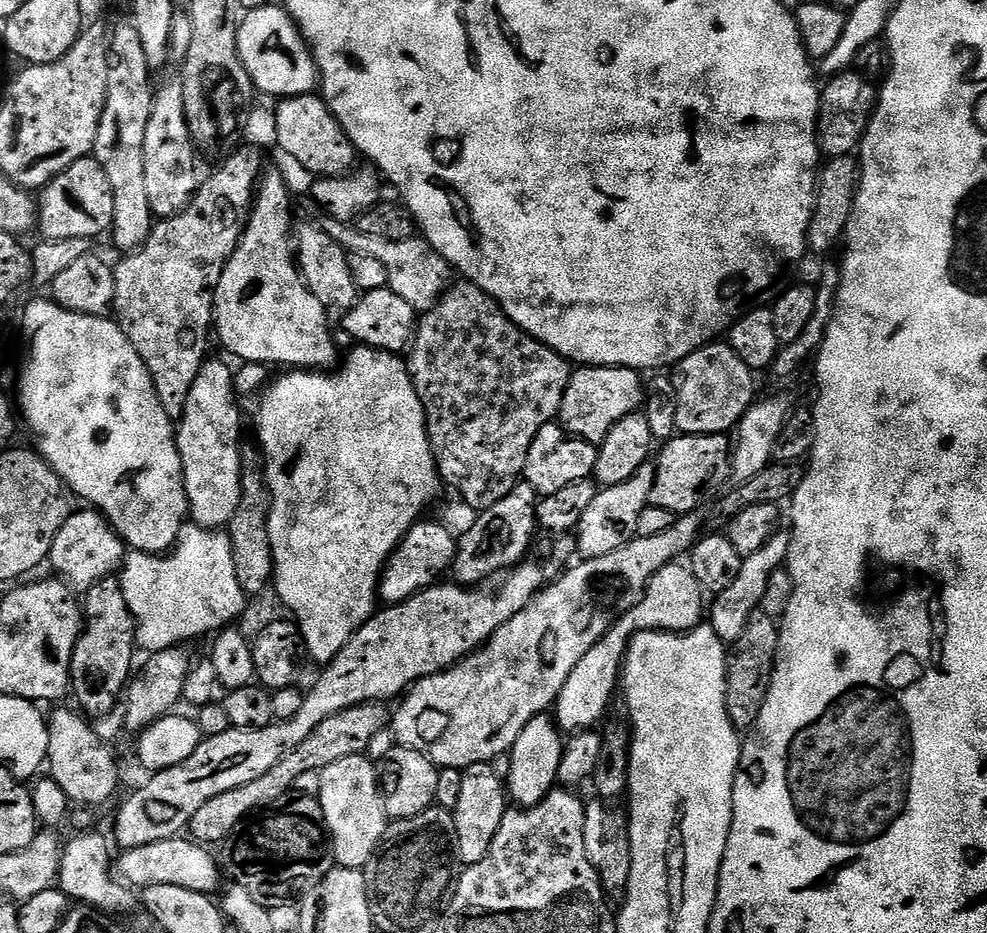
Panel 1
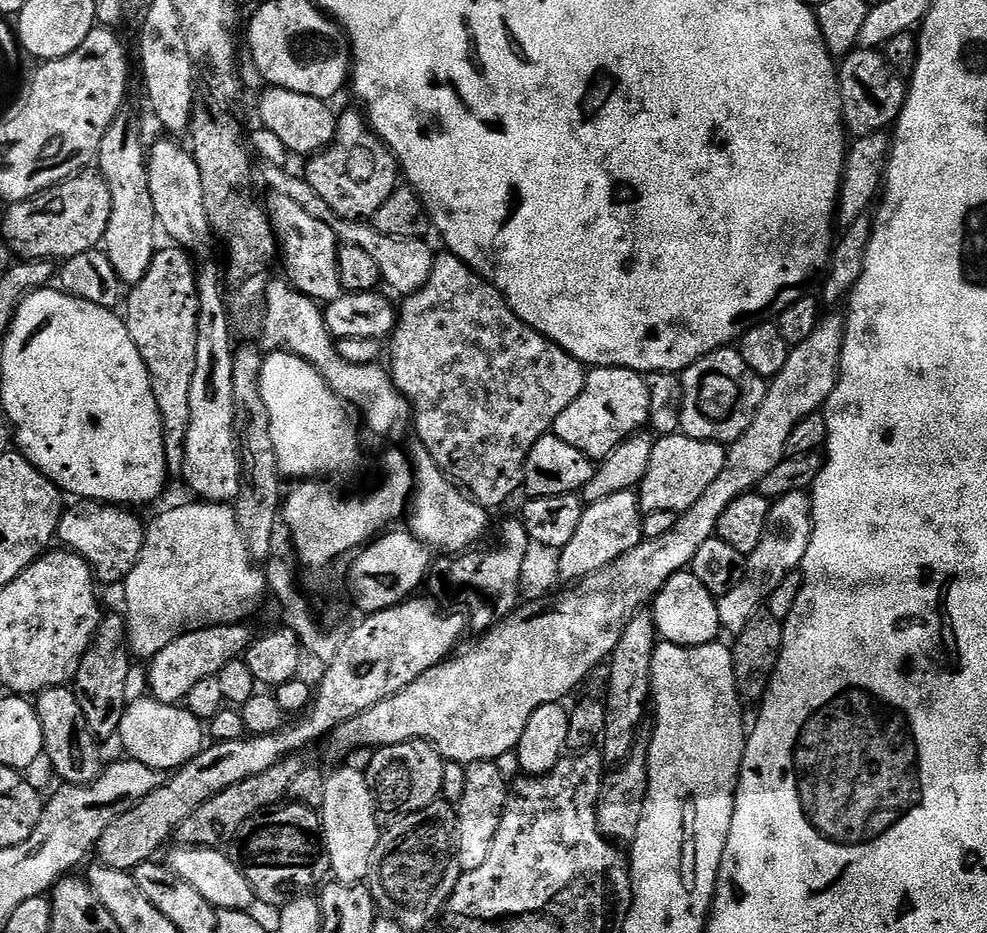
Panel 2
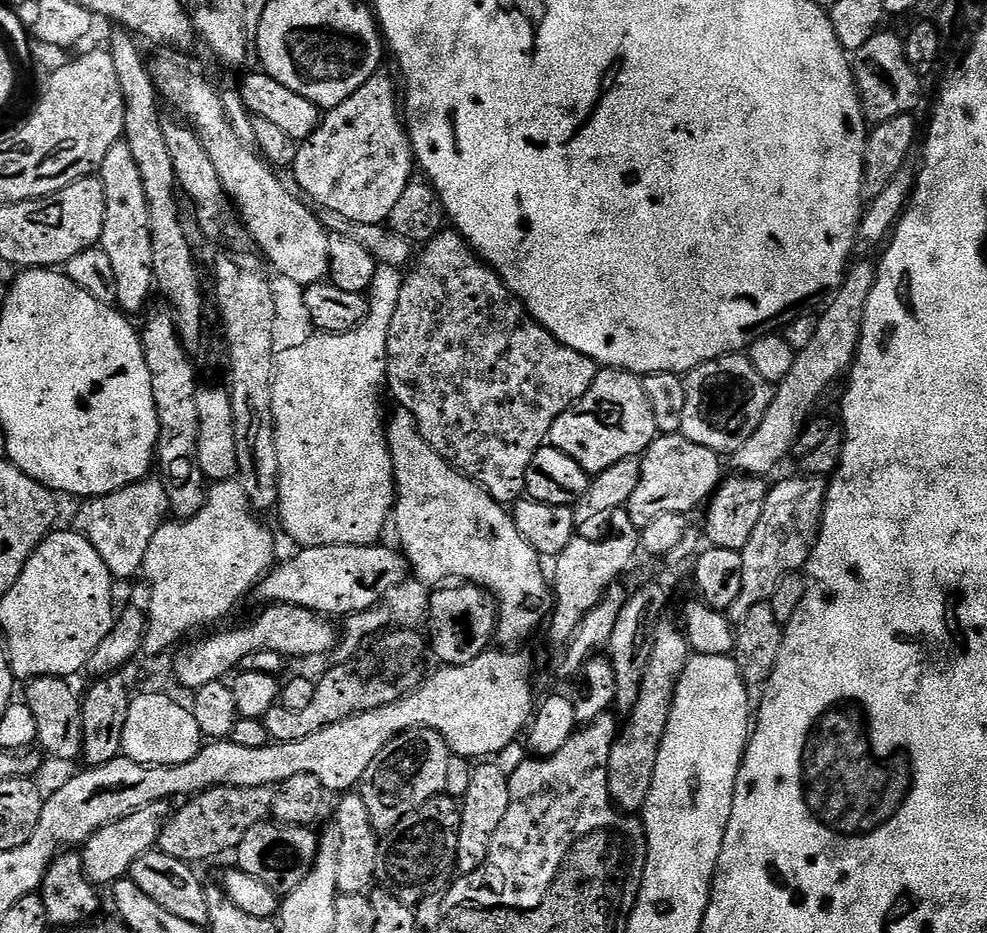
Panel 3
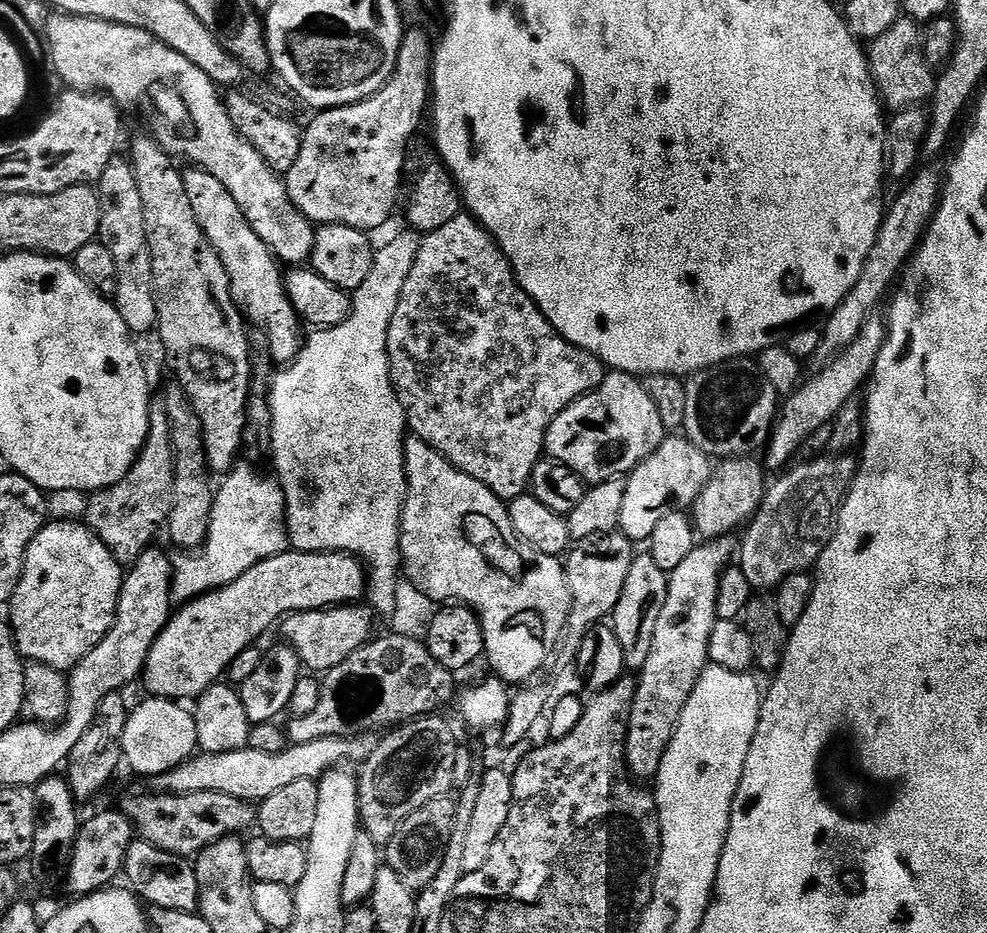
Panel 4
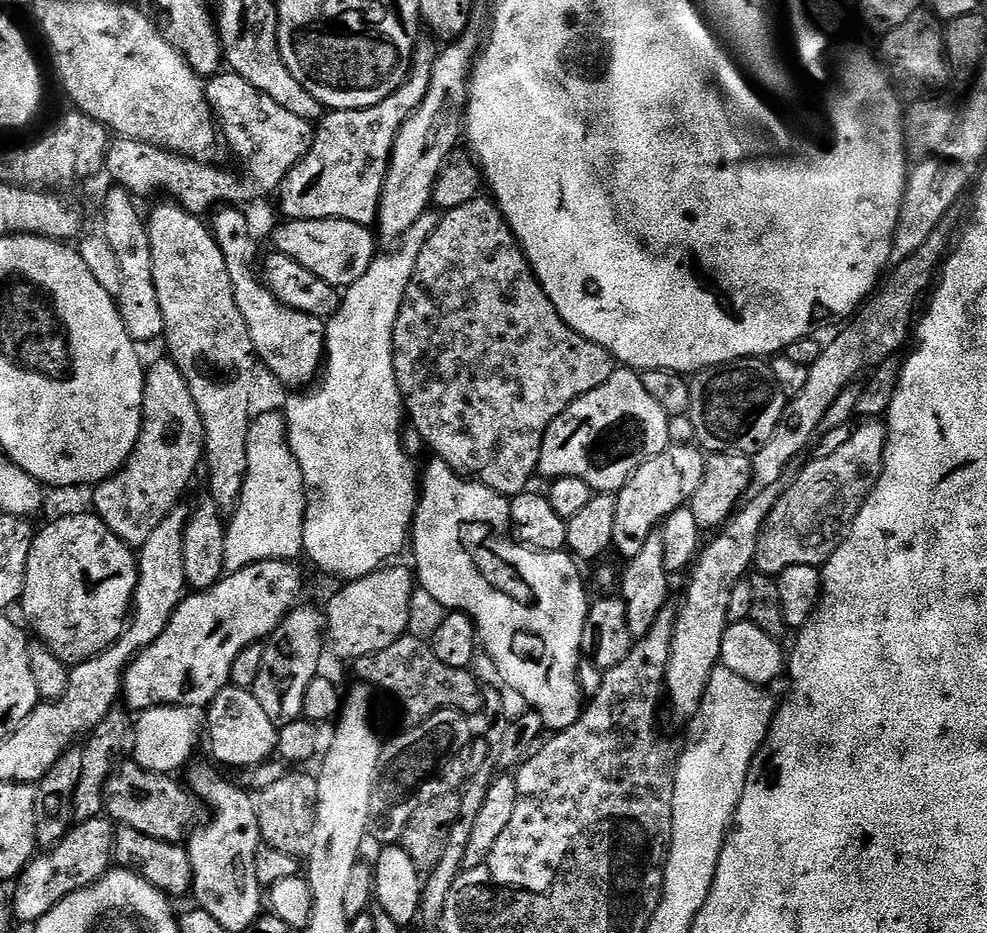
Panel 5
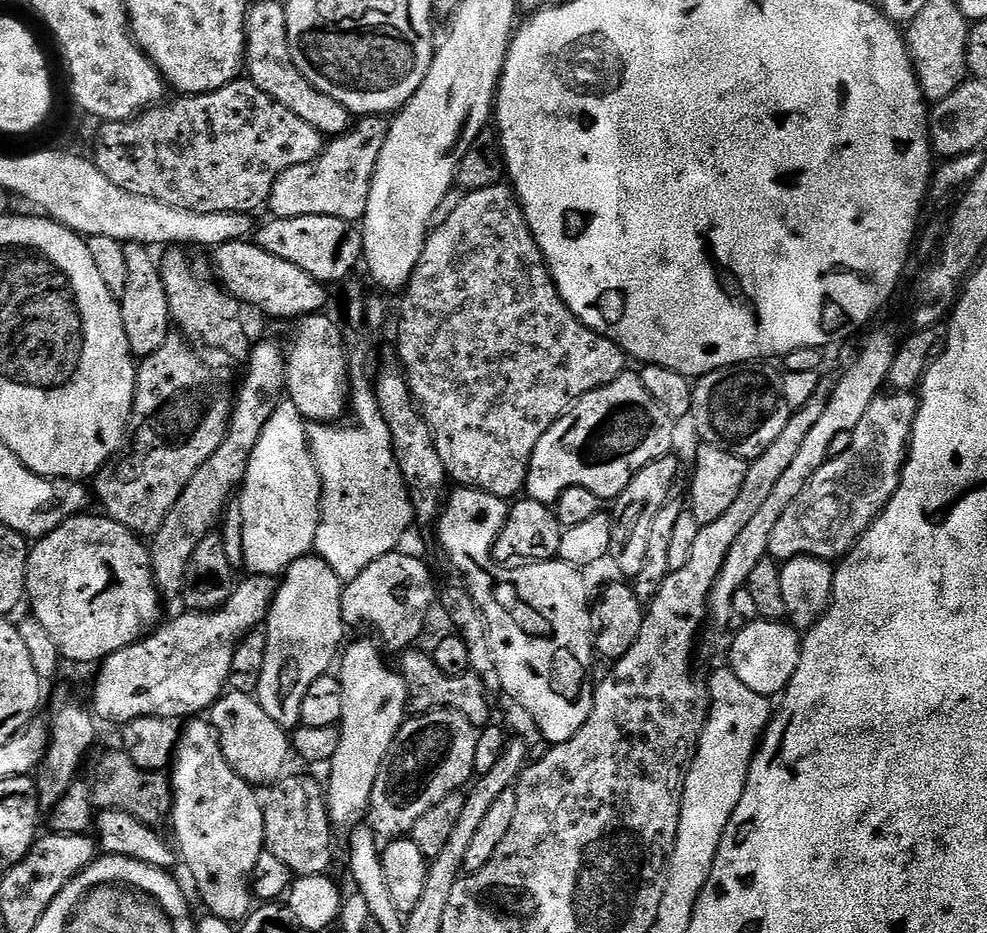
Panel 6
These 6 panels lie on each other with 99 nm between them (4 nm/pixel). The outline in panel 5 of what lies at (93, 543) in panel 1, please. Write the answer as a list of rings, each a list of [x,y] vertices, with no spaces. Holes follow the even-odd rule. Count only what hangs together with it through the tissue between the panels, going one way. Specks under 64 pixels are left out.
[[[163,358],[153,368],[147,369],[144,377],[144,417],[140,427],[140,437],[125,462],[123,468],[111,476],[109,480],[102,480],[95,485],[91,507],[100,521],[129,546],[139,546],[154,534],[154,526],[162,522],[177,507],[180,495],[188,488],[196,467],[201,467],[204,458],[204,427],[202,418],[190,398],[190,392],[182,374],[177,370],[171,358]]]

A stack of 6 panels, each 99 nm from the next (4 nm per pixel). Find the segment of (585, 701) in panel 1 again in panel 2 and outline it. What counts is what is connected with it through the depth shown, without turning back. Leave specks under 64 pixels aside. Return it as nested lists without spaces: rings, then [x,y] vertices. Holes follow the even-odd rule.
[[[691,570],[674,574],[662,586],[662,590],[650,605],[652,620],[656,623],[657,633],[666,638],[667,643],[683,648],[697,648],[717,643],[722,629],[718,618],[718,600],[712,596]]]

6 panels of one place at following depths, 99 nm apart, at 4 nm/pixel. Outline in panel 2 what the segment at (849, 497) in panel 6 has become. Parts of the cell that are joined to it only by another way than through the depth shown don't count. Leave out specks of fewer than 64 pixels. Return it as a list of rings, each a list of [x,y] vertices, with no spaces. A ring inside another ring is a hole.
[[[803,492],[786,494],[772,504],[758,550],[747,556],[744,577],[734,590],[718,600],[718,618],[725,633],[739,634],[746,630],[746,622],[765,607],[770,594],[778,590],[782,578],[797,571],[806,558],[806,546],[812,537],[812,502]]]

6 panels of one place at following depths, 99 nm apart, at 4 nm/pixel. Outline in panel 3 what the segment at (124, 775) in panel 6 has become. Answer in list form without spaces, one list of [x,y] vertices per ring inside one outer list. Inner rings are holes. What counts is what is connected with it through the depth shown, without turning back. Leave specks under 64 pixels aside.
[[[266,786],[212,788],[199,793],[181,803],[184,805],[165,820],[160,829],[159,851],[193,866],[199,865],[199,860],[212,860],[223,852],[231,853],[254,826],[271,817],[275,797],[275,791]]]

